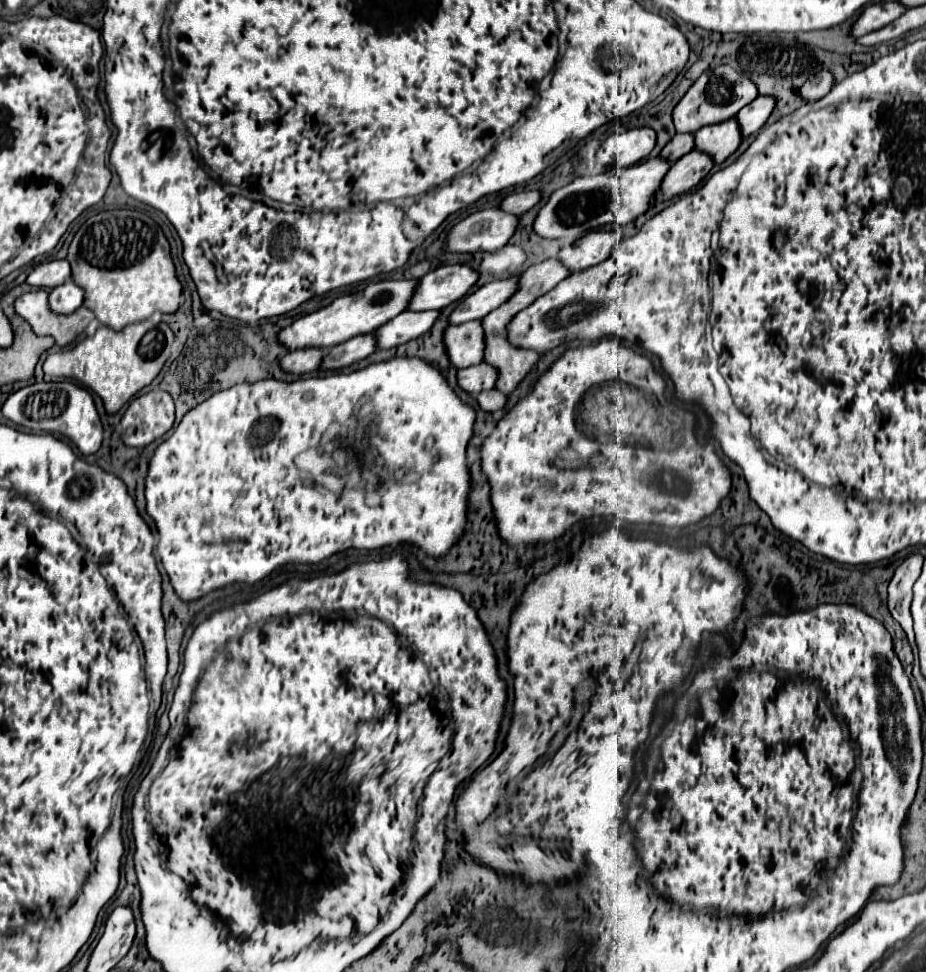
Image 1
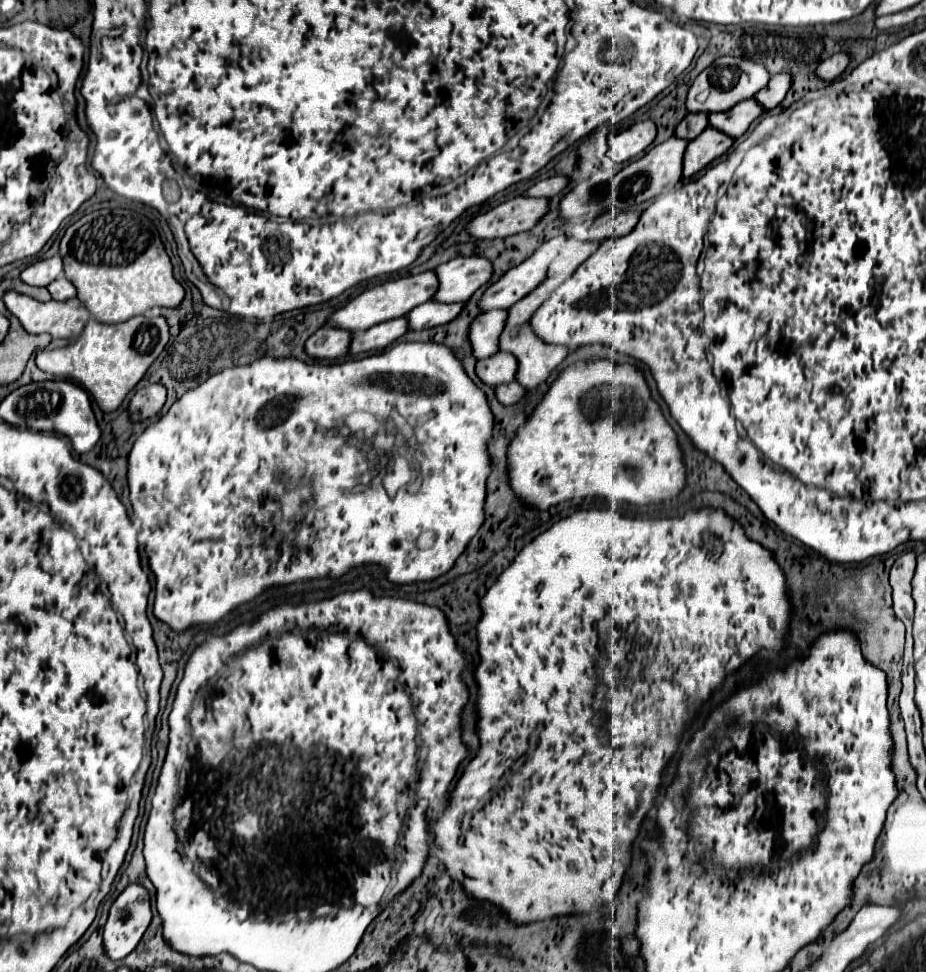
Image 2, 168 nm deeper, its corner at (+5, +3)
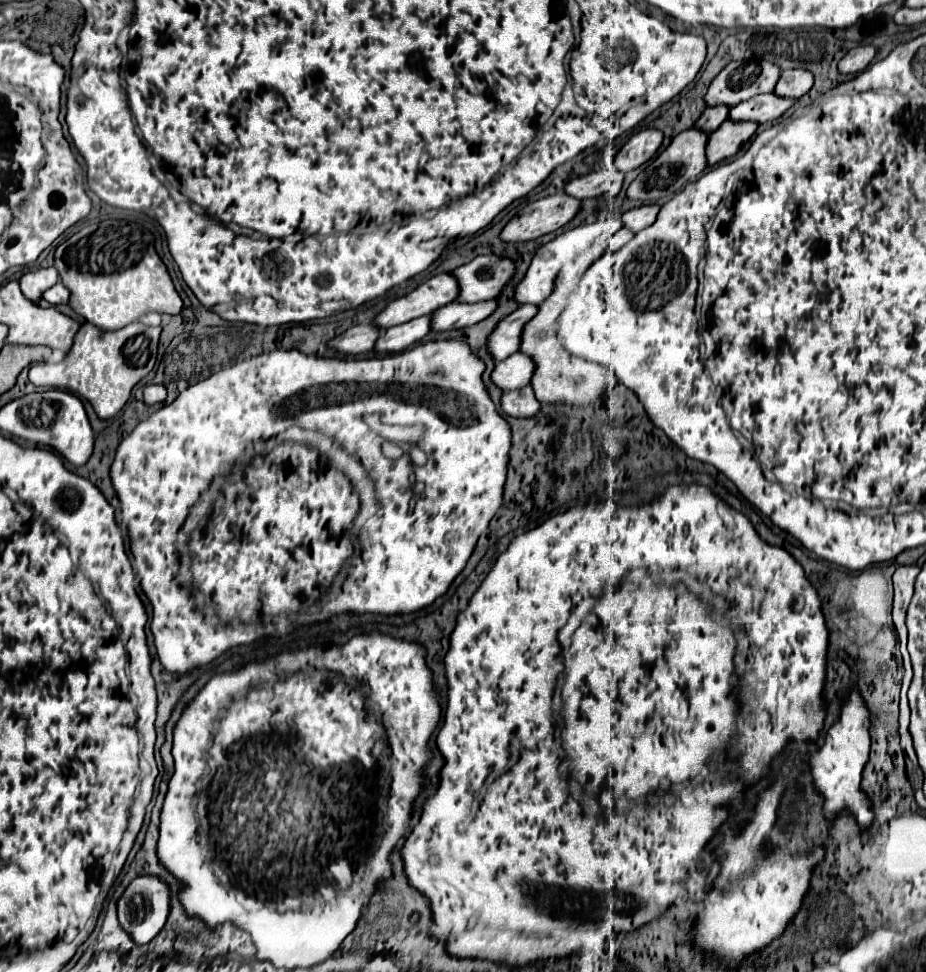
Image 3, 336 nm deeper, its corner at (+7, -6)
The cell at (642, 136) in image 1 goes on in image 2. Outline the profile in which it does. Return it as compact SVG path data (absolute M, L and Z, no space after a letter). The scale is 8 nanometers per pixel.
M640 121L632 127L616 133L608 141L608 157L622 165L634 157L638 157L656 137L656 125L652 121Z

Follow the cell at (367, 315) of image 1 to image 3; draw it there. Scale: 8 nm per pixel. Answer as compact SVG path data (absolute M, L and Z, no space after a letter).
M438 274L424 284L420 284L410 294L392 300L374 320L378 328L386 330L390 326L404 324L418 316L434 314L438 308L454 302L458 298L458 280L454 274Z

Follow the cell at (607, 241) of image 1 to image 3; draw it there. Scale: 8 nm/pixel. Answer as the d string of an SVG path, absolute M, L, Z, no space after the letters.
M644 204L644 206L638 206L638 208L628 210L622 216L622 222L624 222L626 228L630 228L634 232L640 232L642 228L654 224L658 212L660 212L660 206L658 204Z

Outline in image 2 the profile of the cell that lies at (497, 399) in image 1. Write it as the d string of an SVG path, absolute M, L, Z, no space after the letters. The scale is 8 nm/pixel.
M512 381L512 383L504 383L504 385L496 385L494 395L502 405L514 405L524 395L524 389L516 381Z

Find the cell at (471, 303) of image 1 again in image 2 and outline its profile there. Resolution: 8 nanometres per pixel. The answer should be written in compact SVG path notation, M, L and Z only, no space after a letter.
M556 237L552 241L546 241L532 257L528 257L524 263L512 267L506 271L496 283L492 283L482 299L478 301L480 311L490 311L490 309L508 309L512 303L520 301L536 283L544 281L548 263L556 257L556 251L564 245L566 237Z

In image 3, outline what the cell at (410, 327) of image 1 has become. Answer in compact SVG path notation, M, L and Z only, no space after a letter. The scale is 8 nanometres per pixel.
M486 300L476 304L452 302L442 306L432 314L432 330L452 330L452 328L468 328L482 320L486 320L498 308L498 300Z

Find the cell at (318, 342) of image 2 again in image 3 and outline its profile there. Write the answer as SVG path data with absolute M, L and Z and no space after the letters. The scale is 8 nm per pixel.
M366 324L366 326L354 326L350 330L346 330L344 334L336 336L330 346L342 354L362 354L362 352L370 352L376 344L376 340L380 338L380 328L374 324Z

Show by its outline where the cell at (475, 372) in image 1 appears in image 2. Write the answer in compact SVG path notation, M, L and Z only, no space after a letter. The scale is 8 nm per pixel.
M496 353L488 359L476 361L476 375L482 383L494 387L500 383L510 383L516 373L516 359L512 355Z

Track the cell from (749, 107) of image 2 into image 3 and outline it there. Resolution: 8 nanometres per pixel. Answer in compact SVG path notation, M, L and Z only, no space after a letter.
M774 92L758 94L746 102L740 102L730 110L730 120L754 120L754 122L770 122L780 118L788 108L796 104L796 98L784 98Z

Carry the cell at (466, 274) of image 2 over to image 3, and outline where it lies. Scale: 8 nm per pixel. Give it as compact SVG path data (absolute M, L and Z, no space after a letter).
M476 256L472 262L454 270L460 284L462 302L482 302L498 298L510 278L516 274L516 264L502 256Z

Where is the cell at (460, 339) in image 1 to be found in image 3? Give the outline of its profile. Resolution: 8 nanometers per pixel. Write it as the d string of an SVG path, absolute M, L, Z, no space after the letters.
M522 304L516 312L506 316L496 326L496 330L488 338L488 352L492 354L494 362L500 362L500 360L508 358L510 354L518 352L522 330L536 314L538 314L538 306Z

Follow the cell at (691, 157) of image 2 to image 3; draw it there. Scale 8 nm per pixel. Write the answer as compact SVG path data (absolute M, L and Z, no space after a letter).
M726 120L724 124L720 124L720 128L714 130L708 140L708 148L706 148L708 164L712 166L716 162L736 156L740 148L754 136L756 128L758 122L742 122L742 120L740 122Z

